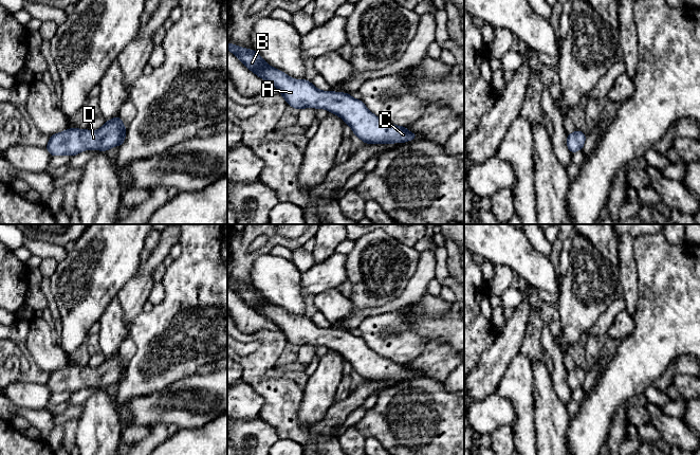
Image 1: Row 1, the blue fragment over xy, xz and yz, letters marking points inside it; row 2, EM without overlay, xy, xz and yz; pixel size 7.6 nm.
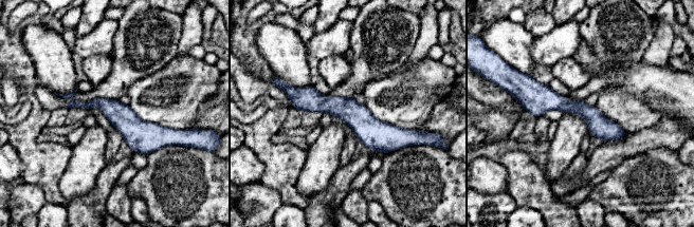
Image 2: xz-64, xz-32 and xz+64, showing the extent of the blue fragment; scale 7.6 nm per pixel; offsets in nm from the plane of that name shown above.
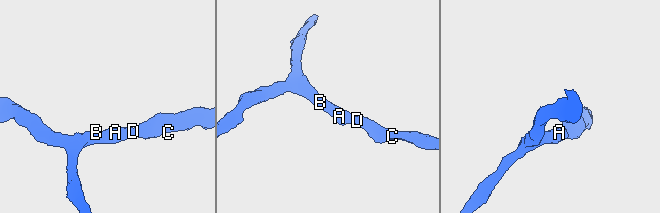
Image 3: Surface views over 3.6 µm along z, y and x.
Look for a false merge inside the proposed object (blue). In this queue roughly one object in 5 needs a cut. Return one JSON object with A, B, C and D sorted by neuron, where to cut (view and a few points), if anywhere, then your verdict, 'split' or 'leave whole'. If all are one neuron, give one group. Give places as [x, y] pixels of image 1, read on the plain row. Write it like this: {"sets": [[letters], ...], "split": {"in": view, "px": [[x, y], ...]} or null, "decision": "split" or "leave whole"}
{"sets": [["A", "B", "C", "D"]], "split": null, "decision": "leave whole"}

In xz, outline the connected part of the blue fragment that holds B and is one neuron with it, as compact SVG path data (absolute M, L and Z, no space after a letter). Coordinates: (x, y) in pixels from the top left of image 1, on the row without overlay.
M227 281L238 296L258 314L275 323L288 343L297 347L303 345L326 346L338 352L344 360L352 365L354 372L367 381L393 381L413 378L418 372L404 363L395 363L370 349L361 336L353 335L349 330L321 328L307 316L294 316L284 309L269 303L255 288Z

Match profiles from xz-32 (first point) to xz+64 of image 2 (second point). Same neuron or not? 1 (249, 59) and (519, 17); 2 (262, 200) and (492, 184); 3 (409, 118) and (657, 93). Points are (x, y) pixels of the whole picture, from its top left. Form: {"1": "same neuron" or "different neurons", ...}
{"1": "different neurons", "2": "different neurons", "3": "different neurons"}

